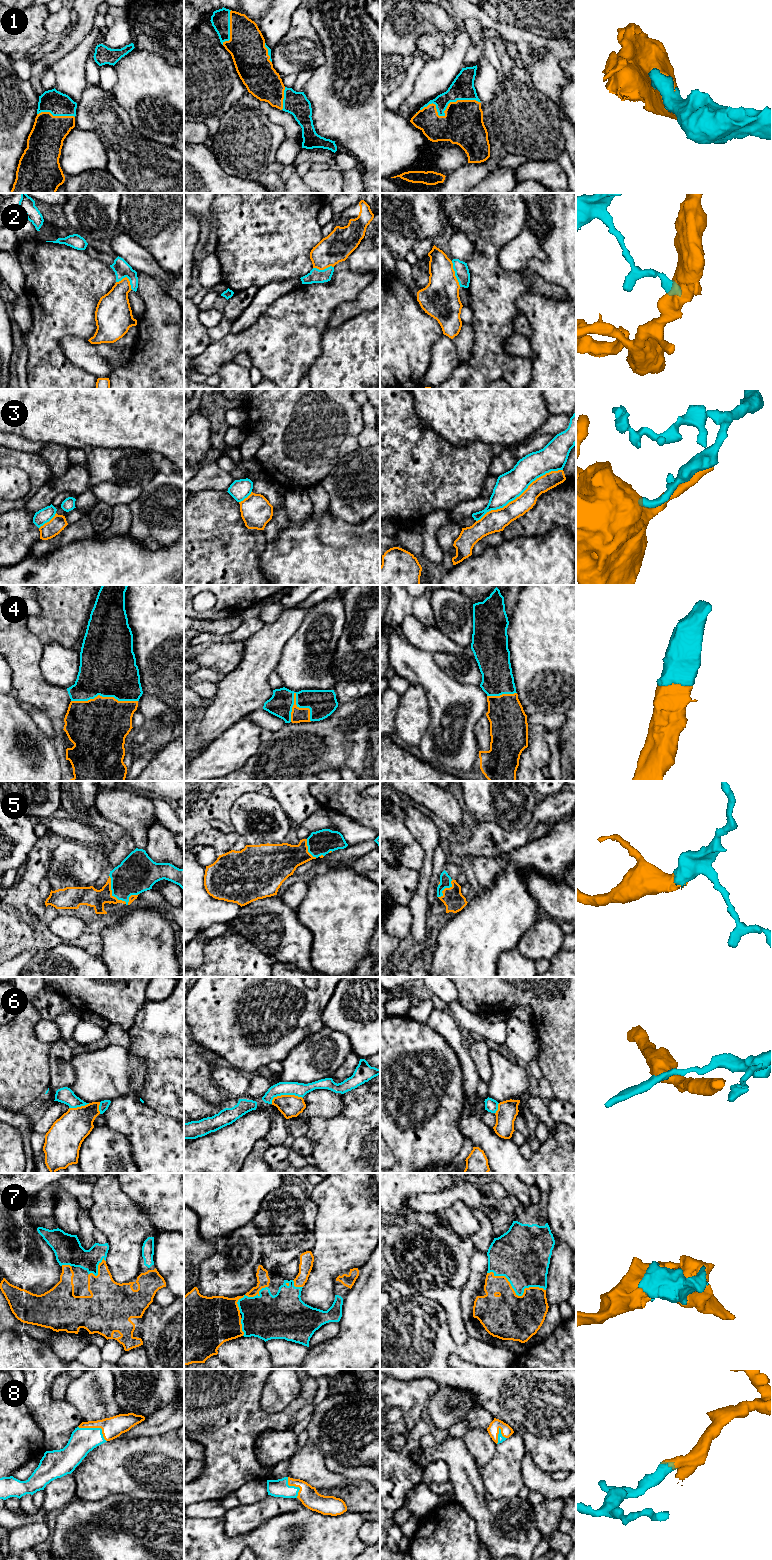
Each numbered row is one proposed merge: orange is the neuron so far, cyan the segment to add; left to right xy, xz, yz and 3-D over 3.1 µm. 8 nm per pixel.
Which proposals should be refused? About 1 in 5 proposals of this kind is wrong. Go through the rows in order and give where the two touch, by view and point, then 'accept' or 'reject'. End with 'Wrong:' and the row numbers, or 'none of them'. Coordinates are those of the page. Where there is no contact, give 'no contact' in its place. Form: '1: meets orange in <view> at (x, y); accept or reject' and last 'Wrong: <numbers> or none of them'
1: meets orange in yz at (446, 109); accept
2: meets orange in yz at (454, 274); reject
3: meets orange in yz at (520, 495); reject
4: meets orange in xz at (303, 708); accept
5: meets orange in xy at (116, 898); accept
6: meets orange in xz at (285, 1095); reject
7: meets orange in yz at (514, 1292); accept
8: meets orange in xy at (96, 1427); accept
Wrong: 2, 3, 6

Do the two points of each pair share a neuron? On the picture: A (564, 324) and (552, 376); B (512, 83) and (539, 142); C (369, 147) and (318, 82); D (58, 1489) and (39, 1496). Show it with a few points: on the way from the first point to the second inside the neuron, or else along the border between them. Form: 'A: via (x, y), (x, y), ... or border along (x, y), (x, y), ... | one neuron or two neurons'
A: via (564, 337), (564, 363) | one neuron
B: via (517, 98), (523, 118), (531, 127) | one neuron
C: via (364, 131), (331, 98) | one neuron
D: border along (44, 1490), (44, 1501), (41, 1507) | two neurons

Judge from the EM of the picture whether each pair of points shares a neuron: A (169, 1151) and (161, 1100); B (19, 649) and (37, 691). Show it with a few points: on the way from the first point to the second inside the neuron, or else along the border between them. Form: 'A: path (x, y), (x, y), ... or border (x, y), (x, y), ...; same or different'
A: border (143, 1103), (173, 1118); different
B: path (24, 659), (27, 681); same

